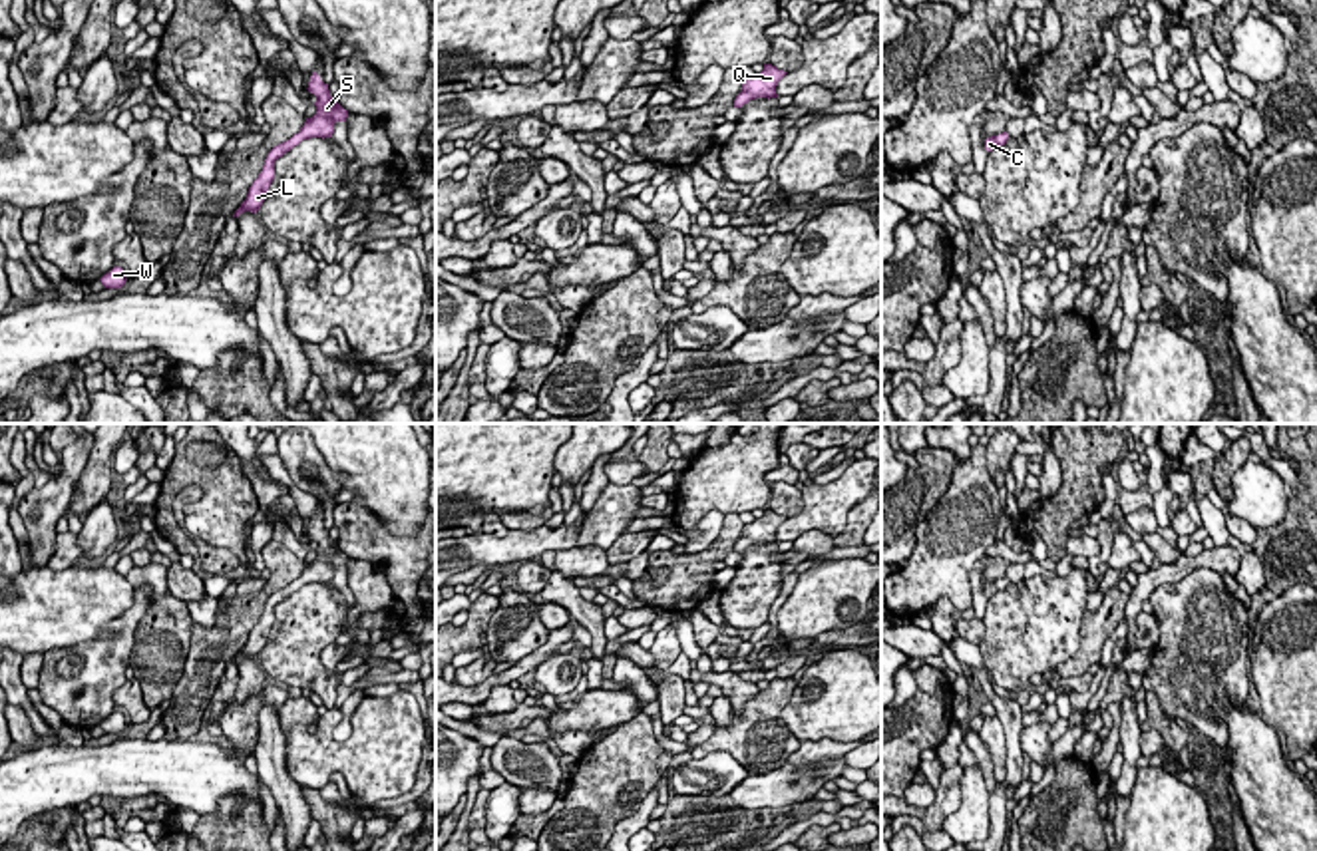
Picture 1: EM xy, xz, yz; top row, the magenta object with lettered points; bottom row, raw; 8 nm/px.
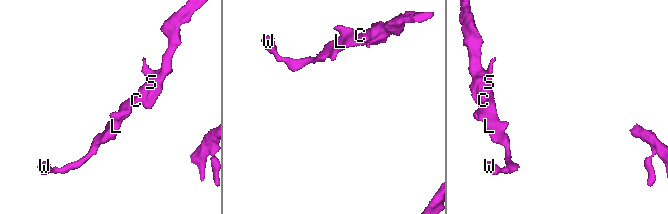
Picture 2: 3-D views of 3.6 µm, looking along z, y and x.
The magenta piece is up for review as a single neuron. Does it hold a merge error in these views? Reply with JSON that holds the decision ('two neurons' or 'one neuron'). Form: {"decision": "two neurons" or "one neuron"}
{"decision": "one neuron"}

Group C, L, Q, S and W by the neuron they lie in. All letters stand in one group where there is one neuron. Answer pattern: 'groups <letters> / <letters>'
groups C L Q S W

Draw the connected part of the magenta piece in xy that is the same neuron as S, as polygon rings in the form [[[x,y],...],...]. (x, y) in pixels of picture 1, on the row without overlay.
[[[312,517],[308,533],[310,539],[316,541],[316,559],[312,563],[306,563],[304,571],[298,579],[294,579],[290,585],[275,591],[263,610],[263,616],[249,632],[247,644],[241,648],[241,652],[235,656],[233,662],[239,662],[245,656],[257,658],[269,638],[269,632],[275,624],[275,606],[282,602],[286,596],[290,596],[294,591],[298,591],[302,585],[310,583],[332,583],[334,569],[346,567],[348,555],[344,555],[338,549],[338,543],[330,541],[328,529],[320,525],[316,517]]]

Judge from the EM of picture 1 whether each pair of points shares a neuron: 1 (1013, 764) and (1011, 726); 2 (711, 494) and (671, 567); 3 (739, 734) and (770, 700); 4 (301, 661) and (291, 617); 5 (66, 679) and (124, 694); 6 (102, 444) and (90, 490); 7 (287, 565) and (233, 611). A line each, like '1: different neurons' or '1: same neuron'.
1: same neuron
2: different neurons
3: same neuron
4: same neuron
5: different neurons
6: same neuron
7: same neuron

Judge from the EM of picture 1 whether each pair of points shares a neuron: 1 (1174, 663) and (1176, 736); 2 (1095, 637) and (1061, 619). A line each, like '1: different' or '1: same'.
1: different
2: different

